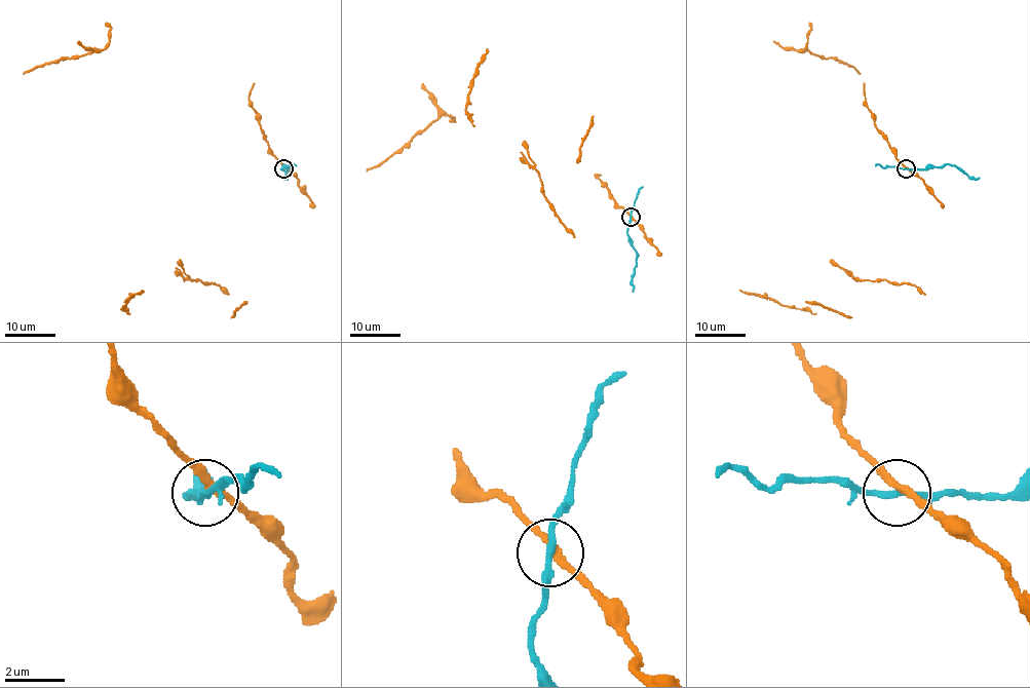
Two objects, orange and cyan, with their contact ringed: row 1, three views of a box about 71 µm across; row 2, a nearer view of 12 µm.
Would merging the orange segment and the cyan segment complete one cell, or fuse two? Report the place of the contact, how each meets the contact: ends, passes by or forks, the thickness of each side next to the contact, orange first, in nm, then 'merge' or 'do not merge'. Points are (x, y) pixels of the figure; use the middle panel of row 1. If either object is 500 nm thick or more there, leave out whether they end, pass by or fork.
(631, 217) | orange passes by | cyan passes by | 240/200 nm | do not merge

